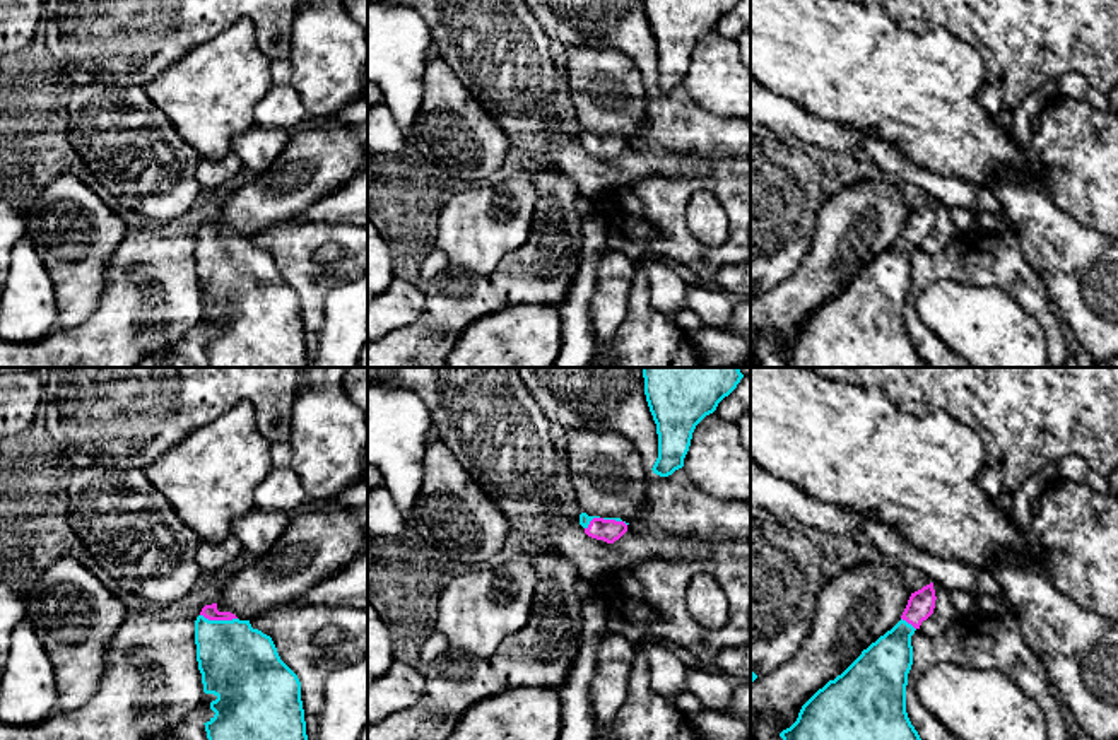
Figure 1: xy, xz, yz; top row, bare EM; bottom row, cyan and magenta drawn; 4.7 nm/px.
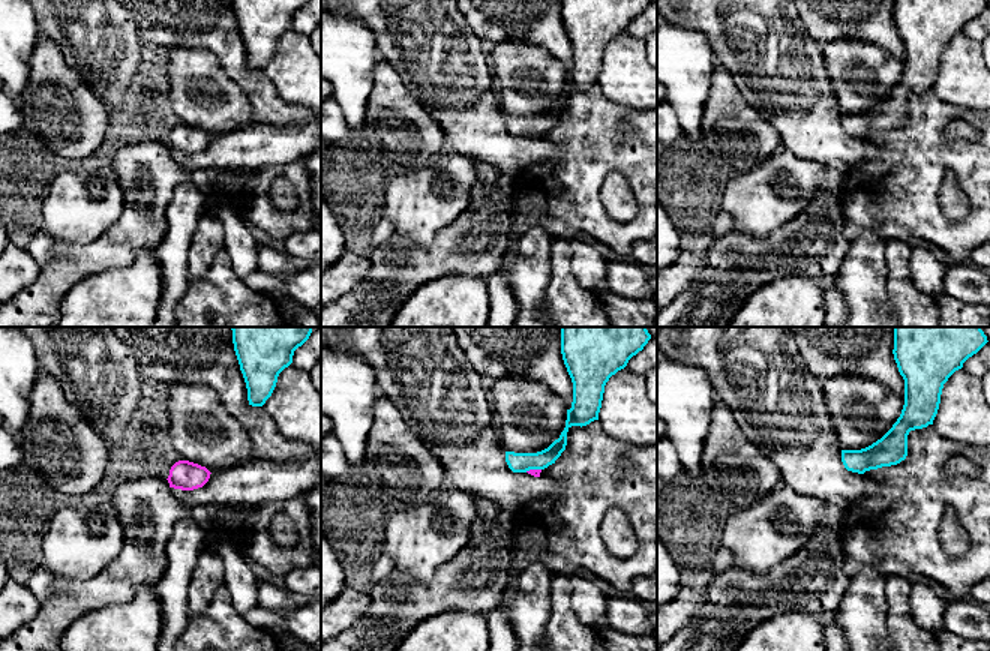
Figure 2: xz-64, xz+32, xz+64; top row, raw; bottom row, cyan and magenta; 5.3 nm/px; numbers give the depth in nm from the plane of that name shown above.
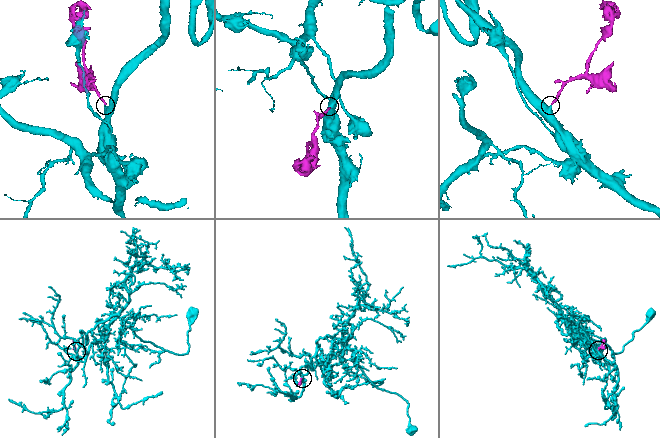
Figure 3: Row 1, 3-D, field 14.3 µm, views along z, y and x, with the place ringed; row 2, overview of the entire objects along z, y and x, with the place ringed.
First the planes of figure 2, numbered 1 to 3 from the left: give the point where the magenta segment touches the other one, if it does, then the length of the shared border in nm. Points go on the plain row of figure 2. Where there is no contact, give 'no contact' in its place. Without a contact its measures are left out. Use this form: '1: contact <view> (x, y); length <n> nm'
1: no contact
2: contact xz+32 (533, 132); length 90 nm
3: no contact

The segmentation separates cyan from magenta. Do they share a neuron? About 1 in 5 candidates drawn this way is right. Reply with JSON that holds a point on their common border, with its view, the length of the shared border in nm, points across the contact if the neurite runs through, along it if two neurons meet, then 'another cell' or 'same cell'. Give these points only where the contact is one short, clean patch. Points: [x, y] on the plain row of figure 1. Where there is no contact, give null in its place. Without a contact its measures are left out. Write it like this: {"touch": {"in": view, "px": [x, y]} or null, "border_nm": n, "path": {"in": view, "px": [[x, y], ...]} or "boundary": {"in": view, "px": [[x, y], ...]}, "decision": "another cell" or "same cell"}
{"touch": {"in": "xy", "px": [219, 238]}, "border_nm": 180, "path": {"in": "xy", "px": [[238, 281], [219, 253], [219, 238], [211, 229]]}, "decision": "same cell"}

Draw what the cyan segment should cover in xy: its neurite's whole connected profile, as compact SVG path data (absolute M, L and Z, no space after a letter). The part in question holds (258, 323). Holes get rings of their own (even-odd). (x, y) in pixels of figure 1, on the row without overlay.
M217 220L205 222L195 238L197 279L205 311L217 316L210 320L215 330L205 342L210 367L309 367L301 299L280 277L270 253L253 246L250 238L239 238L231 229L219 229Z

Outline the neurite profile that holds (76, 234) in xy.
M72 174L53 178L36 195L27 217L27 239L44 263L55 285L58 328L74 328L84 323L99 306L106 287L106 267L115 260L127 226L91 188Z

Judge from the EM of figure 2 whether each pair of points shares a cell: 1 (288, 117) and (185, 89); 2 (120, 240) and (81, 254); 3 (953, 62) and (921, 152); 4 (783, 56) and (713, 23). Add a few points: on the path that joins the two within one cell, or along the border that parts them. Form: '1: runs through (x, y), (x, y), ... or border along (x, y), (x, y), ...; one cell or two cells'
1: border along (231, 77), (251, 107), (251, 119), (243, 128); two cells
2: runs through (111, 249), (104, 254), (90, 254); one cell
3: border along (932, 89), (944, 101), (974, 111); two cells
4: runs through (765, 44), (744, 23), (731, 23); one cell

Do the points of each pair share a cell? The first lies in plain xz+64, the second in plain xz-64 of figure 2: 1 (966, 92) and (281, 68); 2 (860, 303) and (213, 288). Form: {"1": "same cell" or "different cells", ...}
{"1": "same cell", "2": "different cells"}

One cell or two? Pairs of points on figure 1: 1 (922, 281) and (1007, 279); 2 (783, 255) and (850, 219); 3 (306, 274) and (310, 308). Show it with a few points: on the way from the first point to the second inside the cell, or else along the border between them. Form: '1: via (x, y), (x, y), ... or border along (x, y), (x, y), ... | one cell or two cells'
1: via (942, 267), (987, 267) | one cell
2: border along (824, 202), (819, 211), (812, 246), (792, 274) | two cells
3: via (310, 282), (310, 299) | one cell

